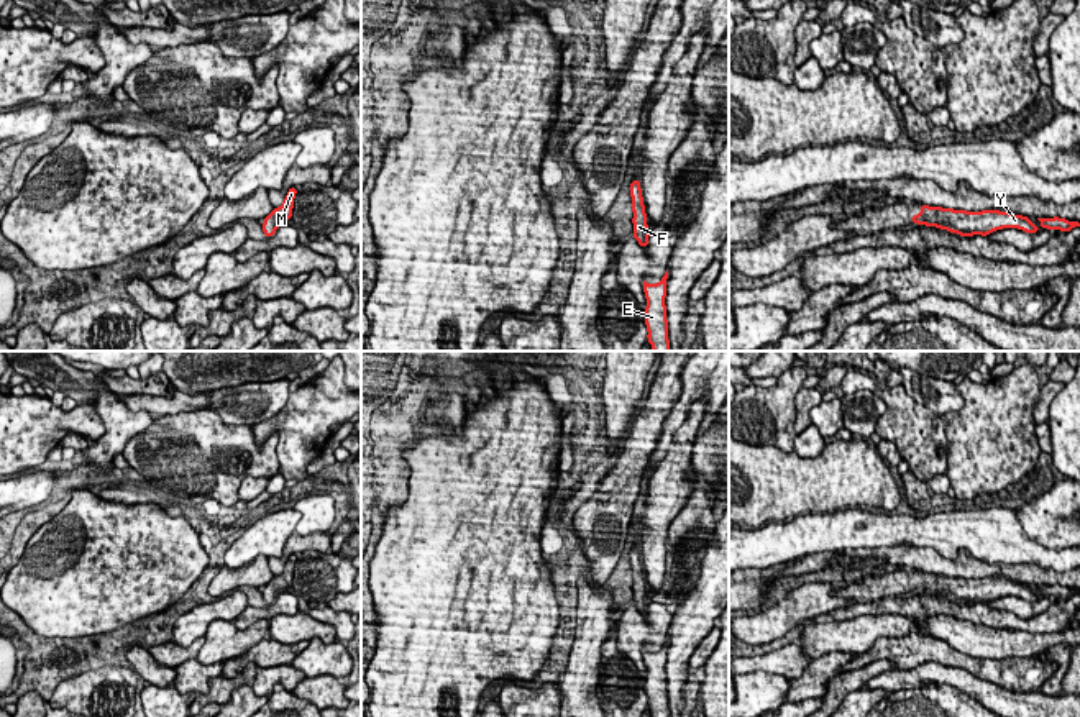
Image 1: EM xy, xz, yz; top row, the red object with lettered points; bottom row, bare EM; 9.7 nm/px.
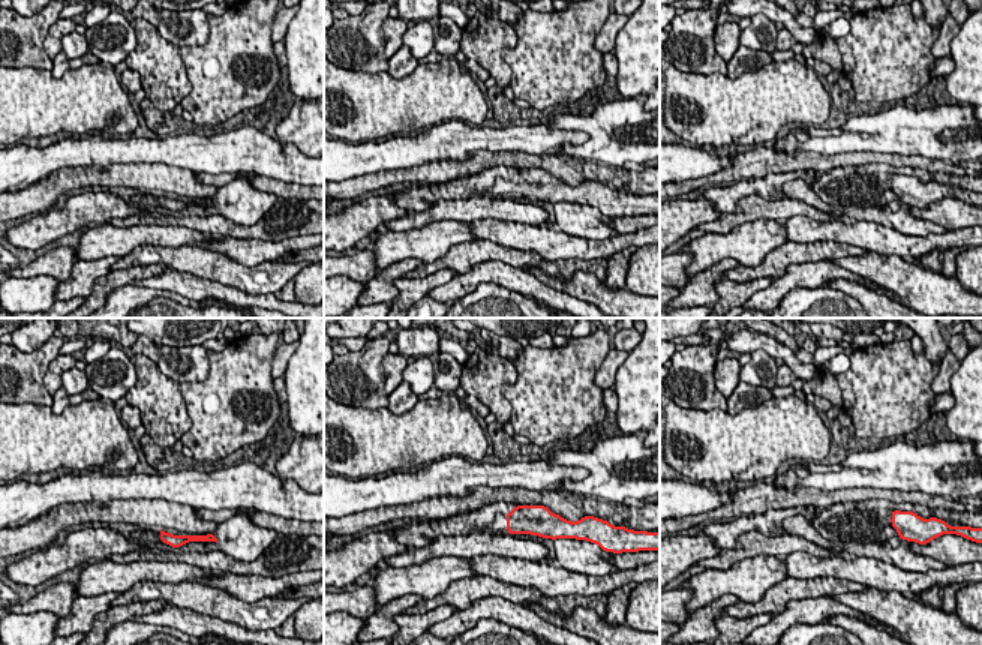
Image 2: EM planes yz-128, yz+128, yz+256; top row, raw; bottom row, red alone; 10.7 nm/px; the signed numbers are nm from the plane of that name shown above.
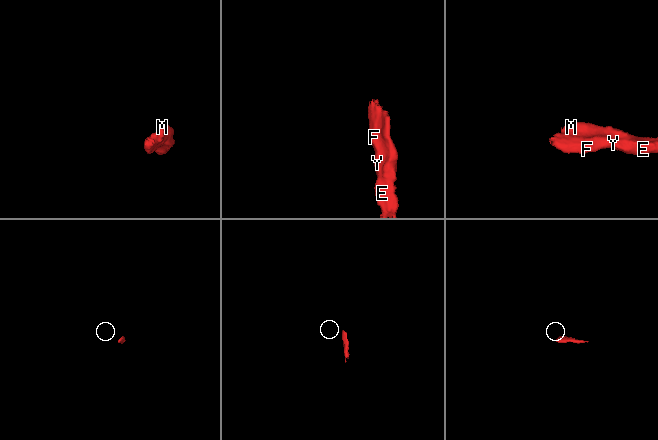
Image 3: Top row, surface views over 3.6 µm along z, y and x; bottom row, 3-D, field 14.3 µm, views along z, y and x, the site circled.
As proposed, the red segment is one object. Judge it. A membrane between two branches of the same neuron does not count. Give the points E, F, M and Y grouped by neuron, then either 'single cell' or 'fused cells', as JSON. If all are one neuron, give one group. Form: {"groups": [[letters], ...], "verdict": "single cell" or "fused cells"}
{"groups": [["E", "F", "M", "Y"]], "verdict": "single cell"}

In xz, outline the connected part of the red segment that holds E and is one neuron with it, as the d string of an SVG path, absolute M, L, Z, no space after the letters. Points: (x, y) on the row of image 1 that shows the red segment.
M668 271L655 285L643 281L643 292L647 299L645 325L648 330L647 340L653 351L670 351L668 320L666 320L666 281Z

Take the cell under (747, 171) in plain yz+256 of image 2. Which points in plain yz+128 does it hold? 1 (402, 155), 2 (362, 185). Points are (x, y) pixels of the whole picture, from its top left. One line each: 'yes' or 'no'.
1: no
2: yes

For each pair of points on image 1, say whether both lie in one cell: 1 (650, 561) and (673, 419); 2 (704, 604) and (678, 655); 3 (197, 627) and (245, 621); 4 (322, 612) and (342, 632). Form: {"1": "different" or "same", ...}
{"1": "different", "2": "same", "3": "different", "4": "same"}

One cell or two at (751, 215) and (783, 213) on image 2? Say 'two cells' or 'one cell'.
one cell

